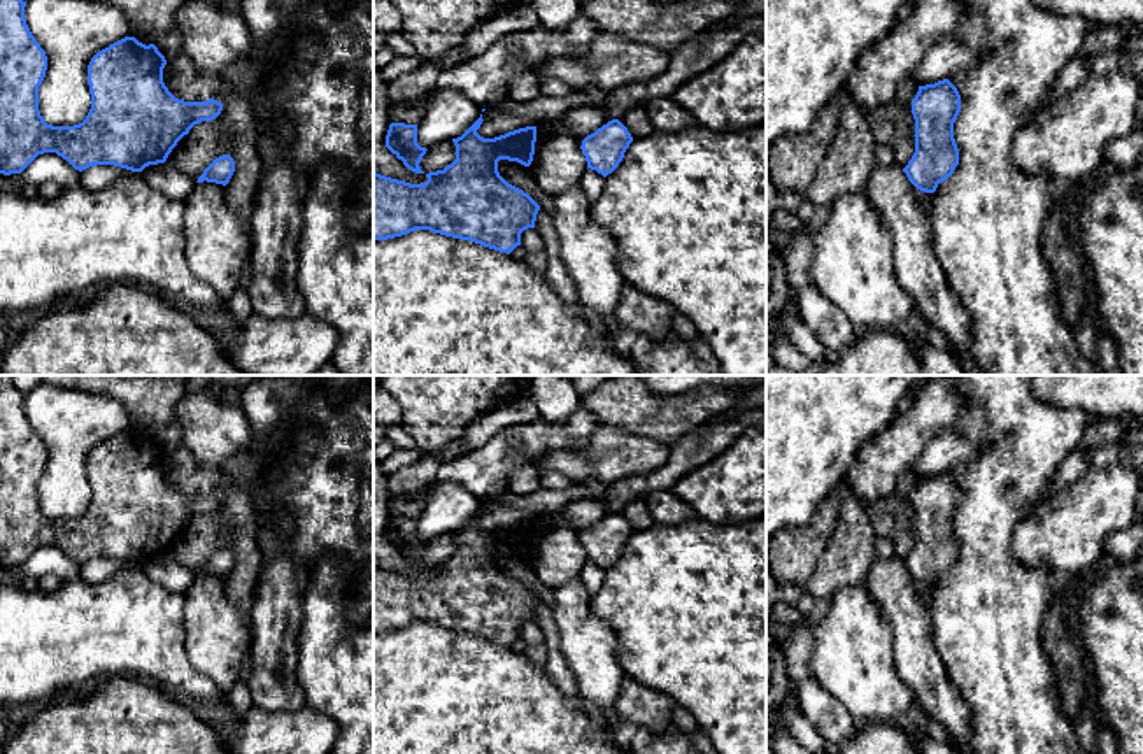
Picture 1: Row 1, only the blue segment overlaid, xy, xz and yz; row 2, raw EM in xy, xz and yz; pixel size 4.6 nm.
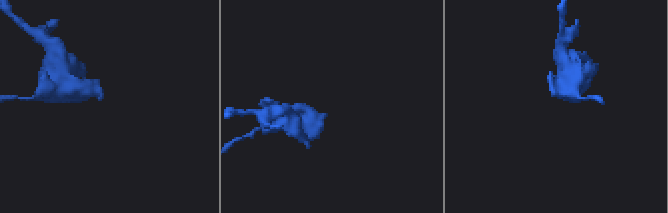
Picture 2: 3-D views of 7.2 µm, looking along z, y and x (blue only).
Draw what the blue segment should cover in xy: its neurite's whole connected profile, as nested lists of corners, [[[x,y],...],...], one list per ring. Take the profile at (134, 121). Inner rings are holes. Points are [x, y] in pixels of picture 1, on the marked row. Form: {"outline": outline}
{"outline": [[[0,0],[0,174],[21,174],[44,153],[56,153],[79,172],[95,165],[142,172],[149,165],[165,163],[195,124],[221,114],[223,103],[214,98],[175,98],[163,82],[167,60],[158,47],[124,37],[98,51],[88,65],[91,109],[86,119],[74,126],[47,124],[39,110],[47,56],[26,25],[25,7],[23,0]]]}

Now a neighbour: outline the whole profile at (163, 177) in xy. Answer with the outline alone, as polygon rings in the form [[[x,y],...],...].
[[[168,163],[149,165],[142,177],[158,191],[174,200],[186,200],[195,188],[195,179],[170,167]]]

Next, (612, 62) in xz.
[[[598,32],[580,60],[570,56],[550,58],[536,72],[573,84],[579,91],[596,84],[605,93],[628,84],[643,84],[663,74],[671,53],[631,42],[621,35]]]

